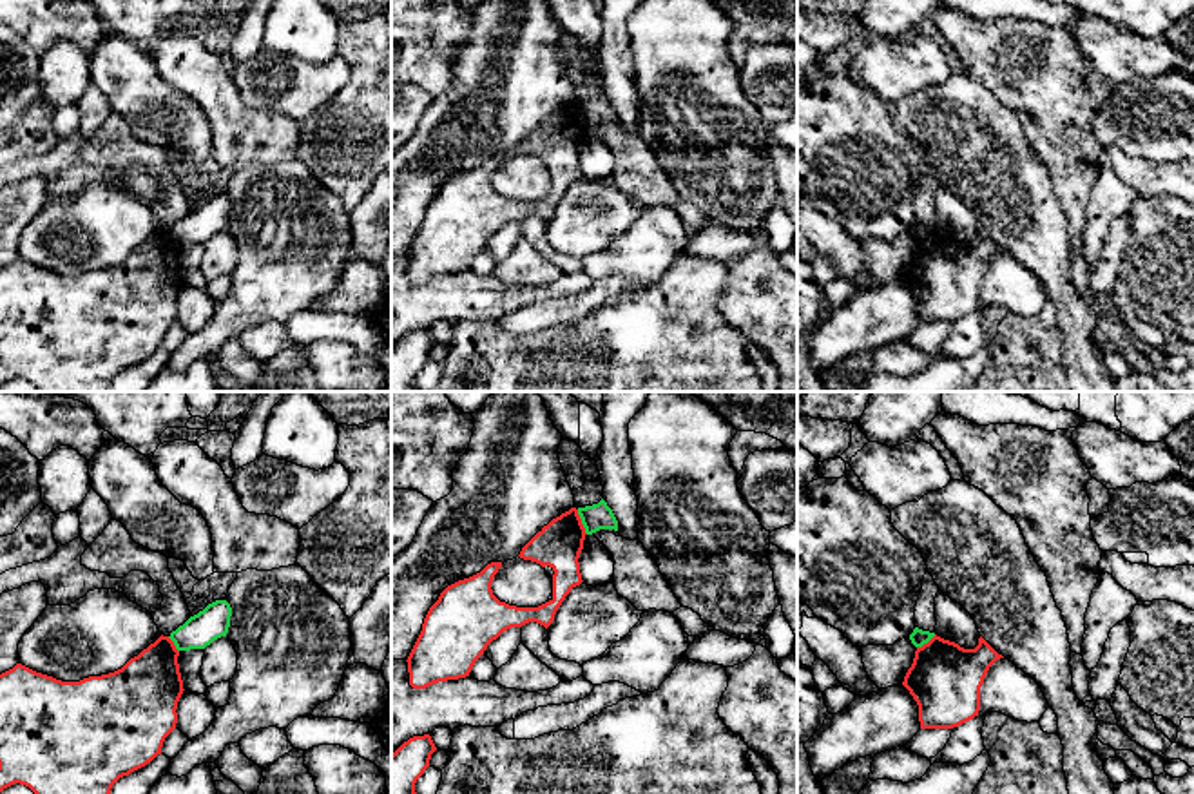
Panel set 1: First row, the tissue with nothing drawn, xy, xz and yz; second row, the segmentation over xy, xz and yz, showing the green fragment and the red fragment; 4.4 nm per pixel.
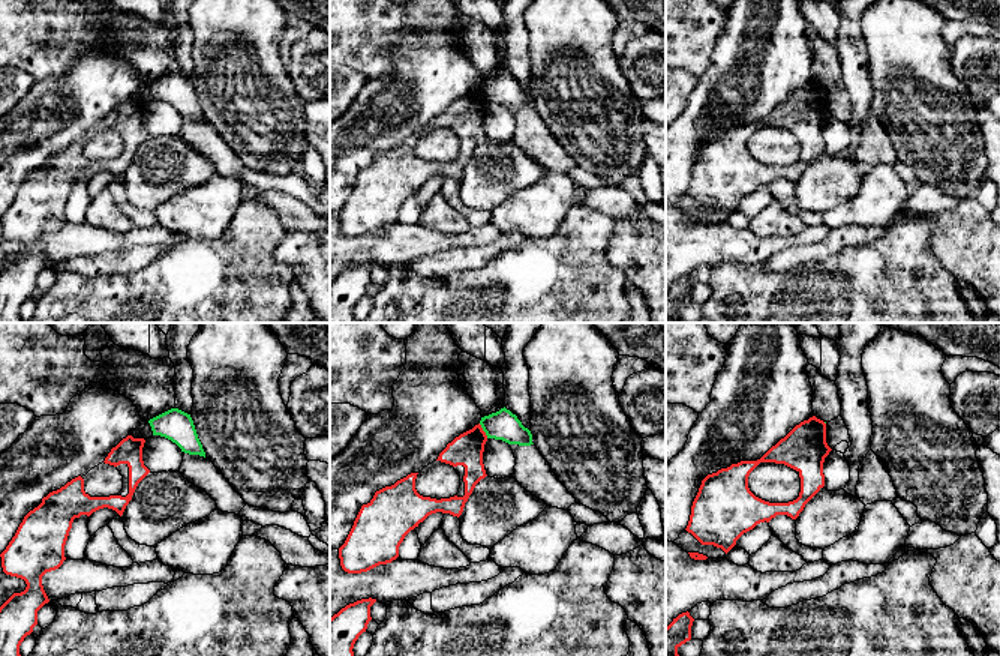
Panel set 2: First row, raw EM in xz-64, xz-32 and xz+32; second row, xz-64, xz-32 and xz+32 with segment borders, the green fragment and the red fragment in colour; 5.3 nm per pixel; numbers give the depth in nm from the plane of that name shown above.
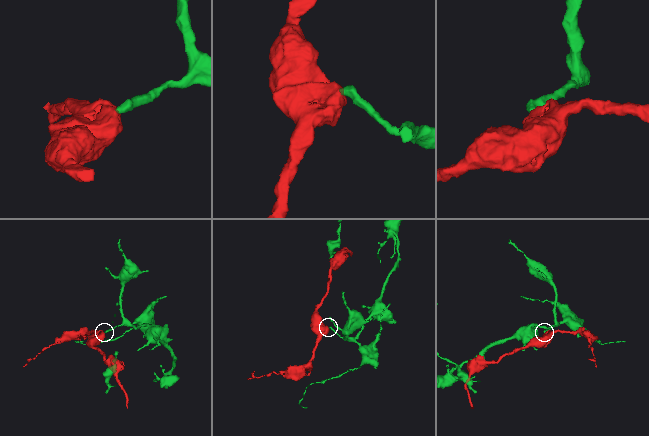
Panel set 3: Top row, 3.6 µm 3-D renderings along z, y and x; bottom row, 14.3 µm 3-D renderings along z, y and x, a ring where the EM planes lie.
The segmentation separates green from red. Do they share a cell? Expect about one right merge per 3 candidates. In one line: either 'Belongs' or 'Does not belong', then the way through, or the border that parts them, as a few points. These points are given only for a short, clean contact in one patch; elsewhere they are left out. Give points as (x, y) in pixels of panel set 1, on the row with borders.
Does not belong. Boundary: xz (577, 510), (587, 533)

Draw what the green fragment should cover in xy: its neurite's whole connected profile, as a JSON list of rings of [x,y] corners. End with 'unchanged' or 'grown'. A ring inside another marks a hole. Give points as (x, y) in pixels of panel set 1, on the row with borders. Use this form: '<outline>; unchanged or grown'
[[[216,600],[172,631],[169,638],[178,651],[205,649],[214,640],[226,636],[230,616],[230,604],[226,600]]]; unchanged

